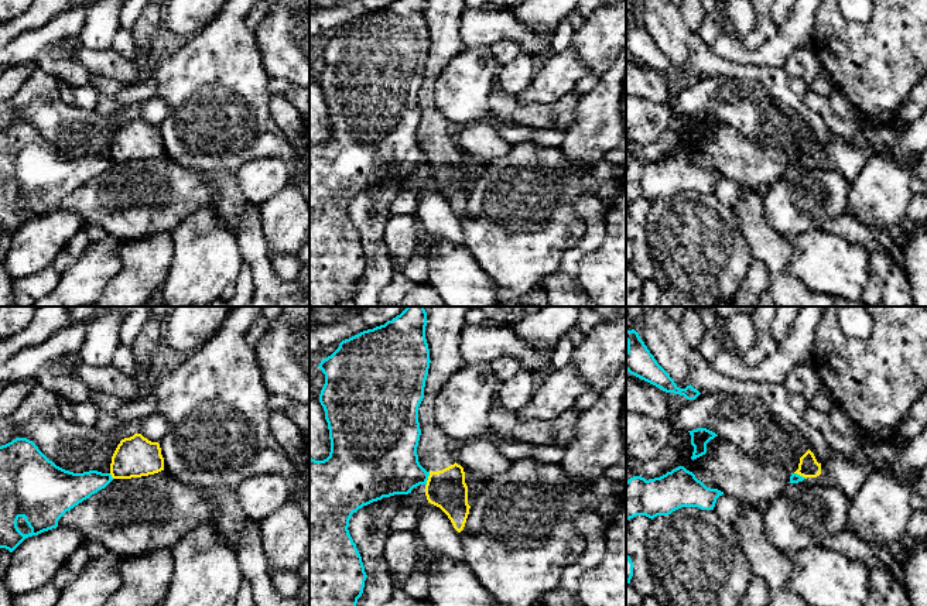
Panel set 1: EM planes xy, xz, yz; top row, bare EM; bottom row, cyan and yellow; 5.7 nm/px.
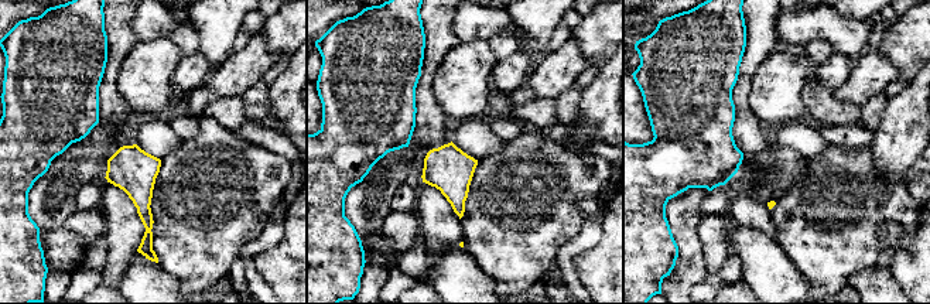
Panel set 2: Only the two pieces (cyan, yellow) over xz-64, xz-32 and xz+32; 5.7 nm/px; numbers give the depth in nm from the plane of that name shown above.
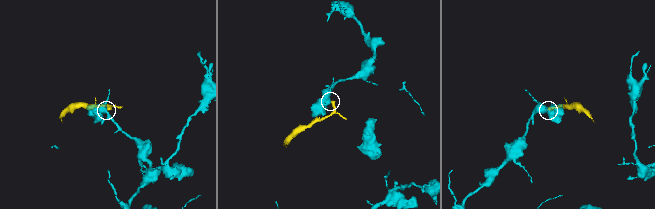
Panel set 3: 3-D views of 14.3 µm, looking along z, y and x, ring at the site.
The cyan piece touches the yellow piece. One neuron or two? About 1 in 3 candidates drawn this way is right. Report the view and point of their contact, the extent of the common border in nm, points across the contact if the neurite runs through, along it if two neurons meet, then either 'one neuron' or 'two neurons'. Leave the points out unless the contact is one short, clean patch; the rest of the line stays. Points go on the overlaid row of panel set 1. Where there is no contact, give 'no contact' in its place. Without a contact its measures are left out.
xz (427, 479) | 80 nm | along xz (430, 472), (426, 485) | two neurons

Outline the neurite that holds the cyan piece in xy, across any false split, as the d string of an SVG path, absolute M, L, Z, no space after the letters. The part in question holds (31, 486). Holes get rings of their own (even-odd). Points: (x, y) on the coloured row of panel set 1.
M16 438L0 446L0 548L13 552L25 538L58 527L58 520L71 509L105 489L110 473L89 470L73 473L57 466L27 438ZM23 517L31 531L23 534L17 520Z

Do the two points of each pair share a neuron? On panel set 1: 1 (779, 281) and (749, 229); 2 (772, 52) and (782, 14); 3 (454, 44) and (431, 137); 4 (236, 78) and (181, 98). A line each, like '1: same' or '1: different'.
1: same
2: different
3: same
4: same

